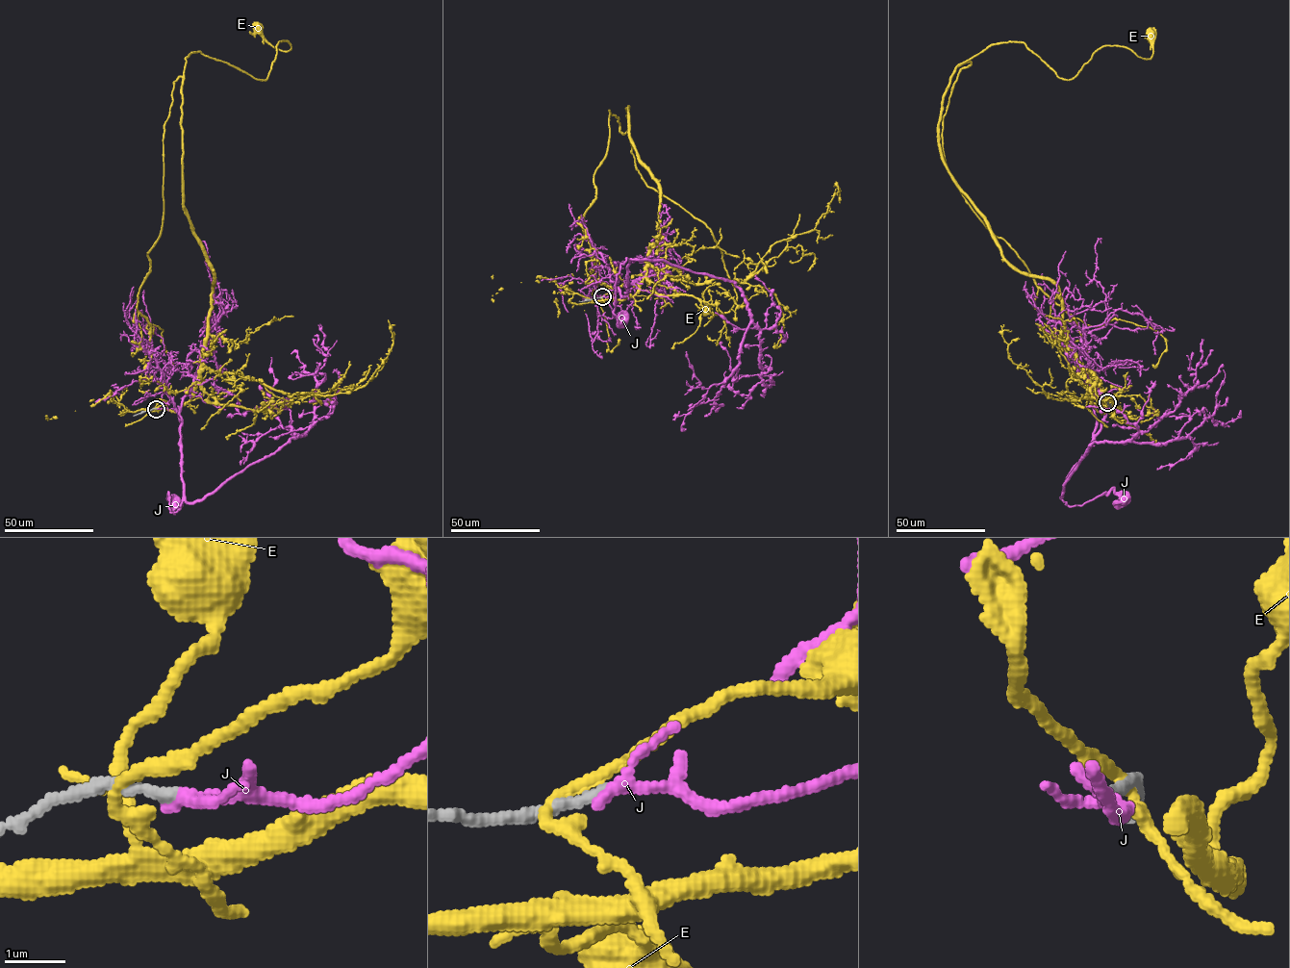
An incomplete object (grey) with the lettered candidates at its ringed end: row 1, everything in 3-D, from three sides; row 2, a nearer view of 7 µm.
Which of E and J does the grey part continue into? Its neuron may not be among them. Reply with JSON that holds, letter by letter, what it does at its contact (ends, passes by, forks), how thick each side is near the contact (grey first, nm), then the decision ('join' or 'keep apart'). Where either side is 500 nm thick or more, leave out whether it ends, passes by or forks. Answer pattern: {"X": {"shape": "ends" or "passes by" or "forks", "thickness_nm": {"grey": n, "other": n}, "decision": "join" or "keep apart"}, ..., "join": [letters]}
{"E": {"shape": "passes by", "thickness_nm": {"grey": 240, "other": 220}, "decision": "keep apart"}, "J": {"shape": "passes by", "thickness_nm": {"grey": 170, "other": 170}, "decision": "join"}, "join": ["J"]}

